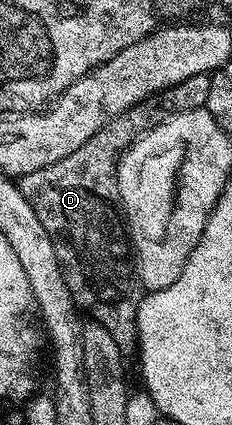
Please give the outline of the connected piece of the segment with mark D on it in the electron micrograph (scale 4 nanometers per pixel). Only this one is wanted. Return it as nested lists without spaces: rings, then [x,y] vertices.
[[[209,74],[188,76],[188,80],[169,86],[162,93],[140,100],[128,108],[128,112],[120,112],[116,120],[100,128],[100,132],[76,148],[72,156],[64,156],[64,160],[56,160],[56,164],[21,175],[24,200],[32,204],[36,216],[40,216],[40,224],[44,224],[48,236],[52,236],[70,295],[79,307],[87,306],[89,317],[104,324],[120,344],[135,341],[138,304],[144,294],[132,265],[132,247],[124,218],[116,205],[116,159],[153,126],[167,122],[175,114],[201,111],[208,100],[209,83]]]

